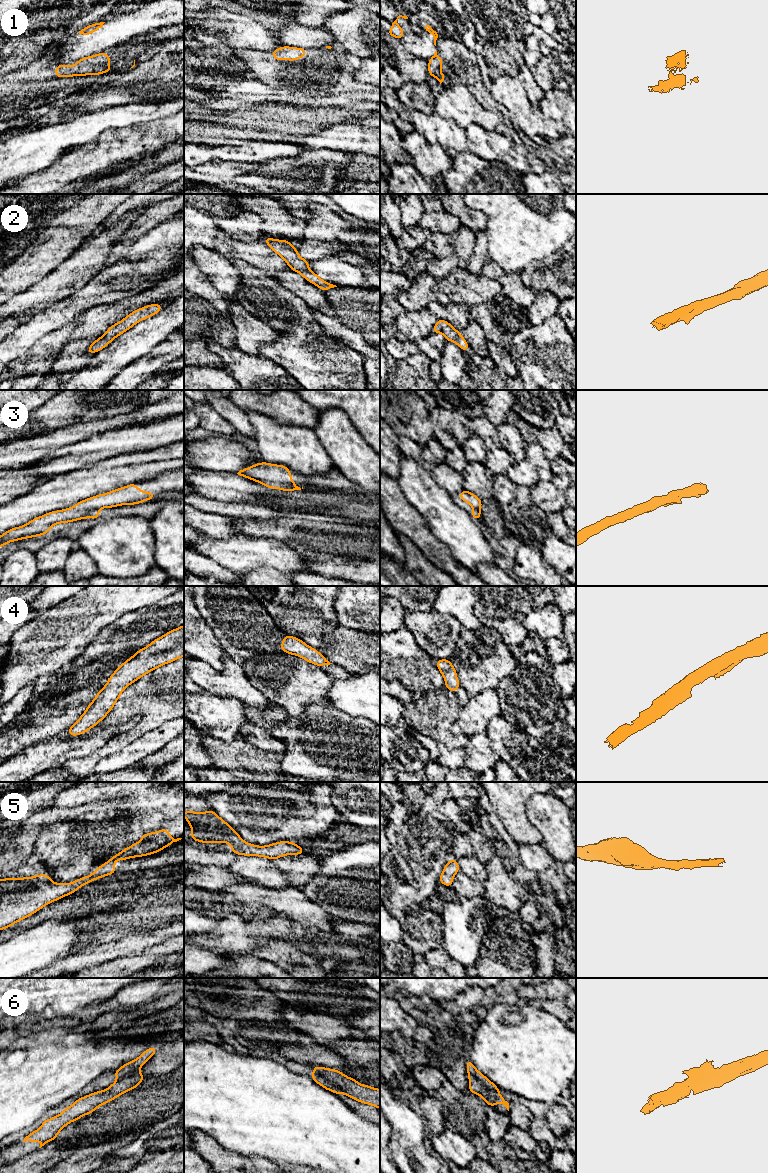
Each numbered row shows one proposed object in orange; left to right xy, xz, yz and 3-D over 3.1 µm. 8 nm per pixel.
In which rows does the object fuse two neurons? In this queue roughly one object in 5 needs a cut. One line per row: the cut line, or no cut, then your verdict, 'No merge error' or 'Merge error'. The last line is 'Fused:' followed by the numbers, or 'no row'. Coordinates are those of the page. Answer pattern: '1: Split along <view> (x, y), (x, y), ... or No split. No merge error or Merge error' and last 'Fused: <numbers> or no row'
1: Split along yz (436, 54), (431, 58). Merge error
2: No split. No merge error
3: No split. No merge error
4: No split. No merge error
5: No split. No merge error
6: No split. No merge error
Fused: 1

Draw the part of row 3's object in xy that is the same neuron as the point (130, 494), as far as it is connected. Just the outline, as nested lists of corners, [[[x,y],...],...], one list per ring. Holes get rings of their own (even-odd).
[[[132,483],[106,494],[98,494],[76,503],[73,507],[46,513],[32,519],[23,526],[9,529],[0,536],[0,547],[20,539],[48,534],[50,528],[56,524],[85,518],[100,519],[99,510],[101,508],[112,508],[127,504],[136,505],[154,499],[155,492],[144,492],[136,484]]]

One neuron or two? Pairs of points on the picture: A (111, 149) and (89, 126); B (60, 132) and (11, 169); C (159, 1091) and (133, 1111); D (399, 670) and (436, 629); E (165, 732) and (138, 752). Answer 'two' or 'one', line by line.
A: two
B: one
C: one
D: two
E: one

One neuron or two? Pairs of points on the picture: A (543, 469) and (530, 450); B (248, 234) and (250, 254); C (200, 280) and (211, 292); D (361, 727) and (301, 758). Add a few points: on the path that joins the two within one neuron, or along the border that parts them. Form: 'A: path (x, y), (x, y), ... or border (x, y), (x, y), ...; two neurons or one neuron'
A: path (542, 464), (535, 455); one neuron
B: border (234, 239), (250, 242); two neurons
C: path (202, 283), (208, 289); one neuron
D: path (346, 742), (340, 748), (320, 748), (316, 751); one neuron

